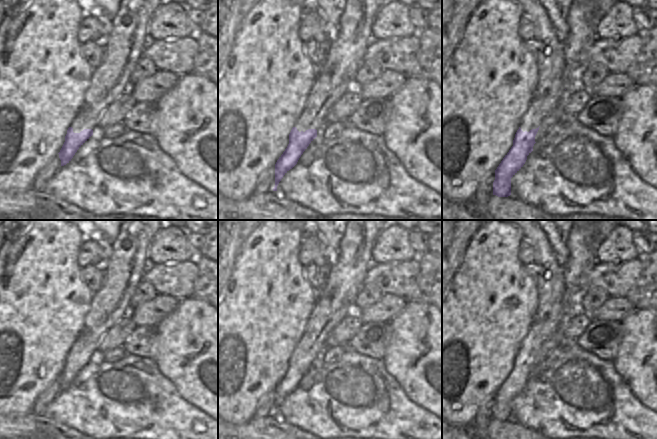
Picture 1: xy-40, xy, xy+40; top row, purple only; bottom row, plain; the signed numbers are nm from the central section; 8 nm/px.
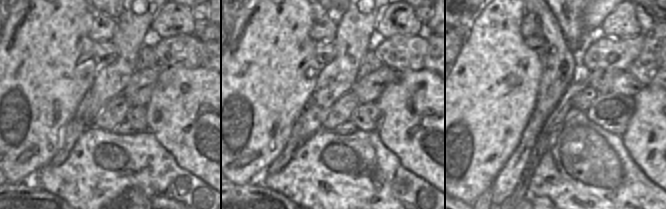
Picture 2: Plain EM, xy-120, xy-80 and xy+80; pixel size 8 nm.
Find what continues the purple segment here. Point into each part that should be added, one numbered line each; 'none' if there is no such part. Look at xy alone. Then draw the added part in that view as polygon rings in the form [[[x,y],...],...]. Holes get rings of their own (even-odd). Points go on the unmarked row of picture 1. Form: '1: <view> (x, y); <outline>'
1: xy (336, 300); [[[389,220],[347,222],[327,283],[320,291],[305,332],[294,349],[299,356],[316,353],[319,360],[327,348],[325,342],[329,334],[355,311],[355,298],[373,263],[371,251],[388,223]]]

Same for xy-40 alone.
1: xy-40 (127, 260); [[[123,220],[119,234],[112,245],[107,247],[107,260],[102,265],[105,270],[105,282],[103,286],[93,295],[91,308],[85,318],[85,324],[70,348],[74,357],[80,357],[84,353],[92,353],[93,358],[99,354],[97,352],[103,336],[121,319],[129,315],[131,310],[131,298],[143,279],[143,274],[147,270],[149,258],[149,246],[155,234],[163,227],[165,220]]]

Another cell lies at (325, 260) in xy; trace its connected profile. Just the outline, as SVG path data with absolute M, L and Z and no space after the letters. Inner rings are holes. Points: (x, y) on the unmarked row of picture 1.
M321 240L321 244L319 246L319 258L313 263L322 269L330 269L334 258L335 257L329 252L325 242Z

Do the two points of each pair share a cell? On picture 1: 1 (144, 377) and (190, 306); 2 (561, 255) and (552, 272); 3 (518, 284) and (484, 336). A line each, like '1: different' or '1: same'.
1: different
2: different
3: same

